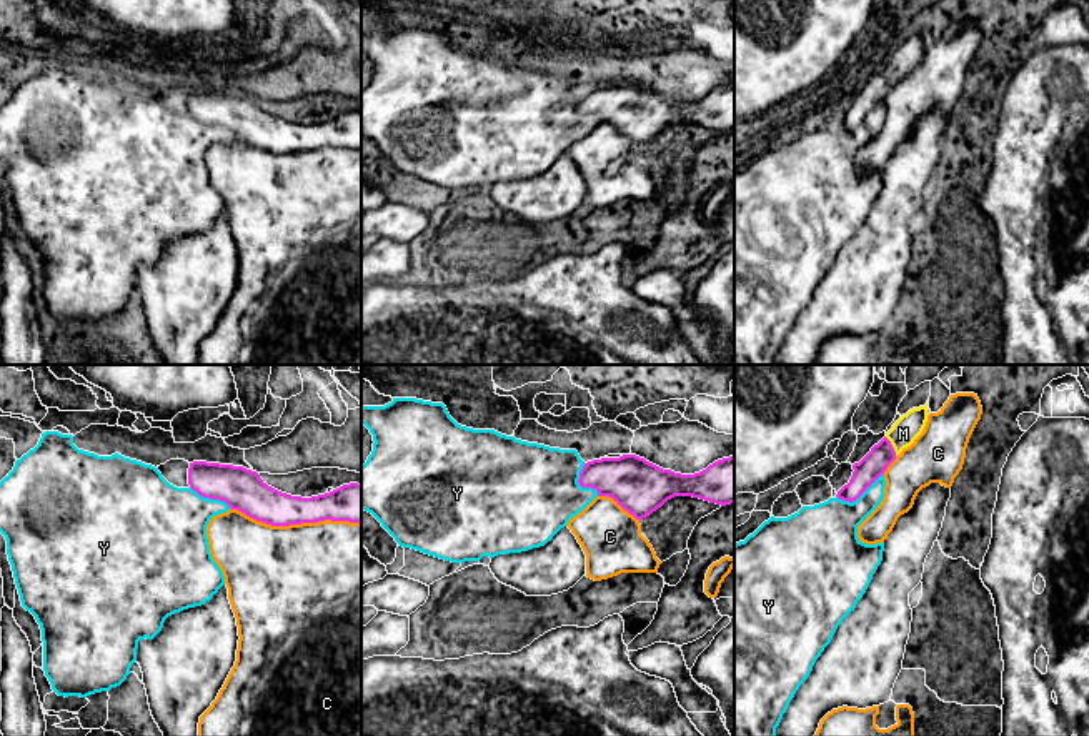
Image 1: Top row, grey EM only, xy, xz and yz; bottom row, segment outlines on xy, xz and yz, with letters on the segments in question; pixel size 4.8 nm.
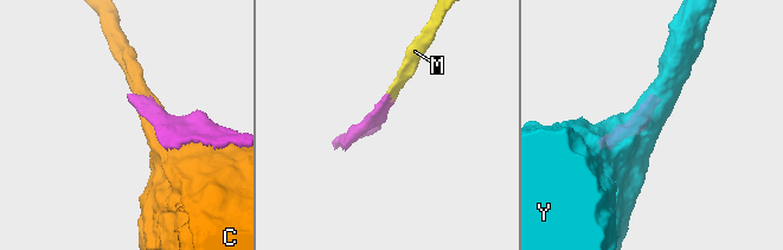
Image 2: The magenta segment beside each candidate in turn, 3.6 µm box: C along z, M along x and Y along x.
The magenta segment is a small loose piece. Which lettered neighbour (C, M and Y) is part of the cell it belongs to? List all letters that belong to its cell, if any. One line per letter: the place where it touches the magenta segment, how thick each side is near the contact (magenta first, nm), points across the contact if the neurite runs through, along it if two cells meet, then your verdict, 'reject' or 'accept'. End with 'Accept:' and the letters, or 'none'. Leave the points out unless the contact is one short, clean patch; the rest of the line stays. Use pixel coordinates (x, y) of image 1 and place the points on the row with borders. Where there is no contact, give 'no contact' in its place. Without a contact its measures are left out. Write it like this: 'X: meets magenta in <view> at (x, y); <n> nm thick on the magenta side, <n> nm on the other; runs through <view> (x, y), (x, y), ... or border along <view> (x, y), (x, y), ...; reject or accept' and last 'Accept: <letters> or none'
C: meets magenta in xy at (295, 523); 180 nm thick on the magenta side, 500 nm on the other; reject
M: meets magenta in yz at (891, 447); 120 nm thick on the magenta side, 130 nm on the other; runs through yz (875, 463), (891, 447), (903, 433); accept
Y: meets magenta in yz at (860, 495); 120 nm thick on the magenta side, 300 nm on the other; reject
Accept: M

